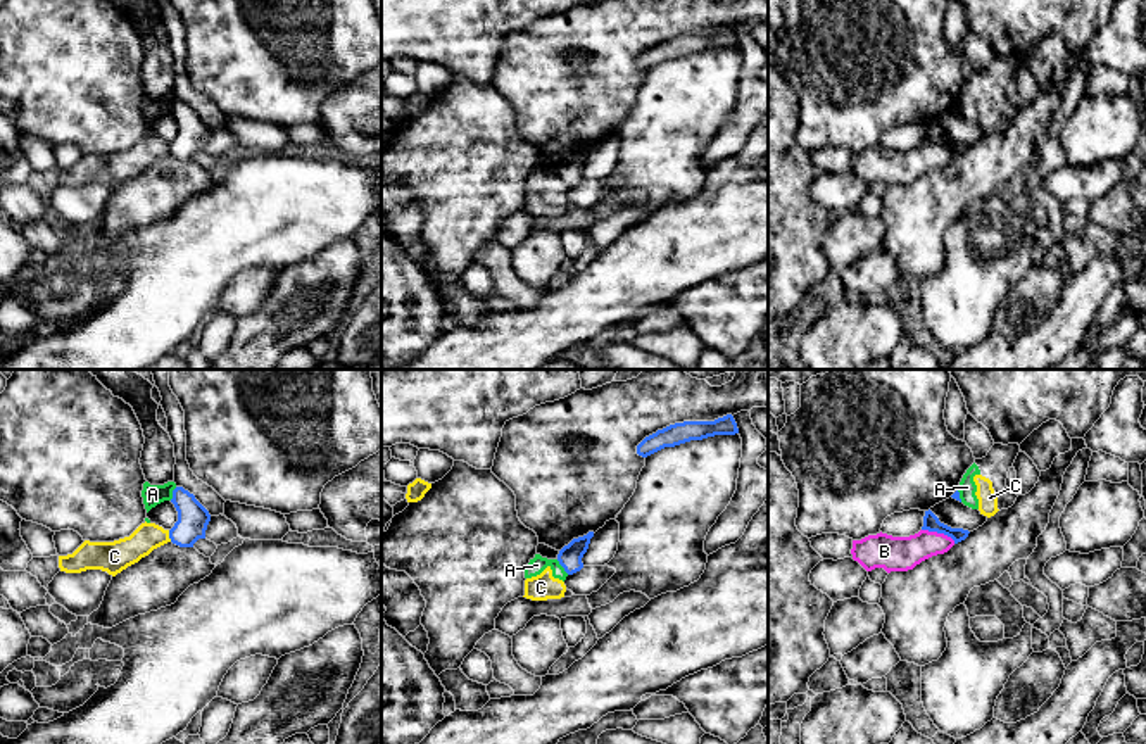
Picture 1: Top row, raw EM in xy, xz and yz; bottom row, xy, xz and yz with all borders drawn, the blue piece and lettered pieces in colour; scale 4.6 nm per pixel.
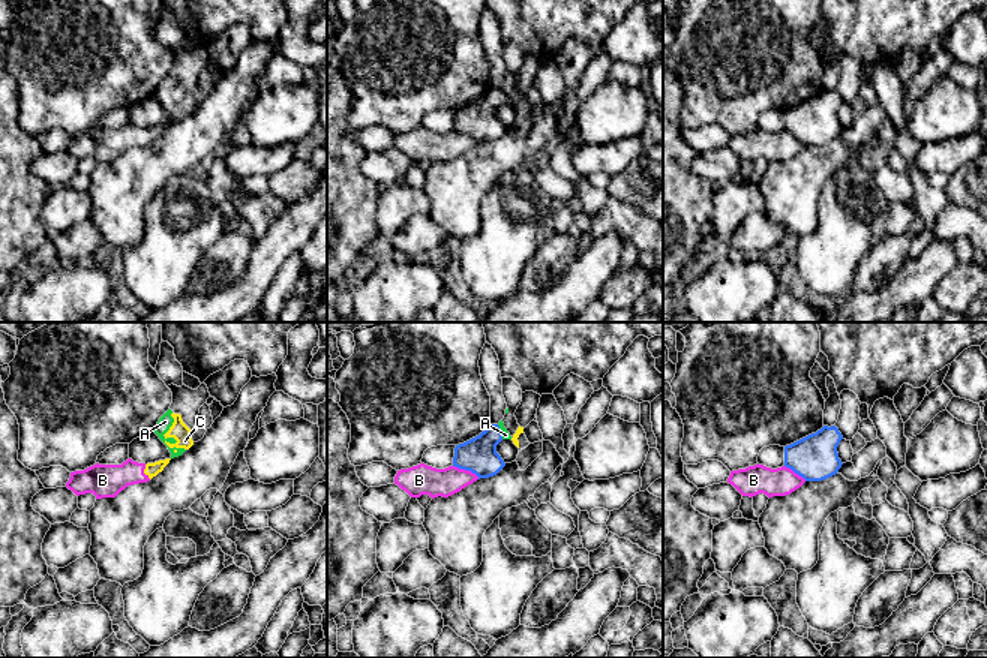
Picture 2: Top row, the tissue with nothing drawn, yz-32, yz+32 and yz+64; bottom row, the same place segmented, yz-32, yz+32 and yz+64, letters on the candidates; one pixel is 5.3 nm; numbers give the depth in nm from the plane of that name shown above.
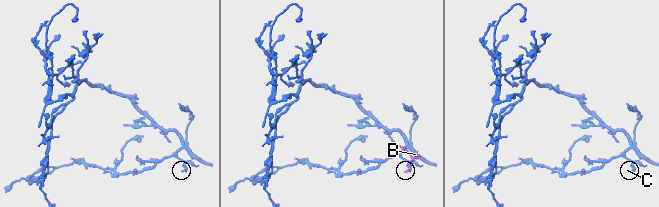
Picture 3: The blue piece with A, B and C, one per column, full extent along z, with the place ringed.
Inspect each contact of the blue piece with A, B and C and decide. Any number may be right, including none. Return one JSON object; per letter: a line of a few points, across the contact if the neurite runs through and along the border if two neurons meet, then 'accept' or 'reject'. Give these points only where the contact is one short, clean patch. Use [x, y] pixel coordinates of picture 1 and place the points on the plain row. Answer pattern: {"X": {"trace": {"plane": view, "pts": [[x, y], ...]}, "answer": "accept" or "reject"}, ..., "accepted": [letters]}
{"A": {"trace": {"plane": "xz", "pts": [[556, 173], [568, 187]]}, "answer": "reject"}, "B": {"answer": "reject"}, "C": {"trace": {"plane": "xy", "pts": [[168, 144], [171, 154]]}, "answer": "reject"}, "accepted": []}

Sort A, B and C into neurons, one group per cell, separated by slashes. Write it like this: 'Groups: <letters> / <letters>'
Groups: A B C

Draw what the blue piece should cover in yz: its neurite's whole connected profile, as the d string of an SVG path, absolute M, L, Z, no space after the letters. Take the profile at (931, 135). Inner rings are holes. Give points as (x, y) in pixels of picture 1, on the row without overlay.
M930 123L925 124L922 143L944 147L944 148L951 150L954 154L954 157L965 154L970 147L968 143L951 142L951 140L941 136L939 131Z

